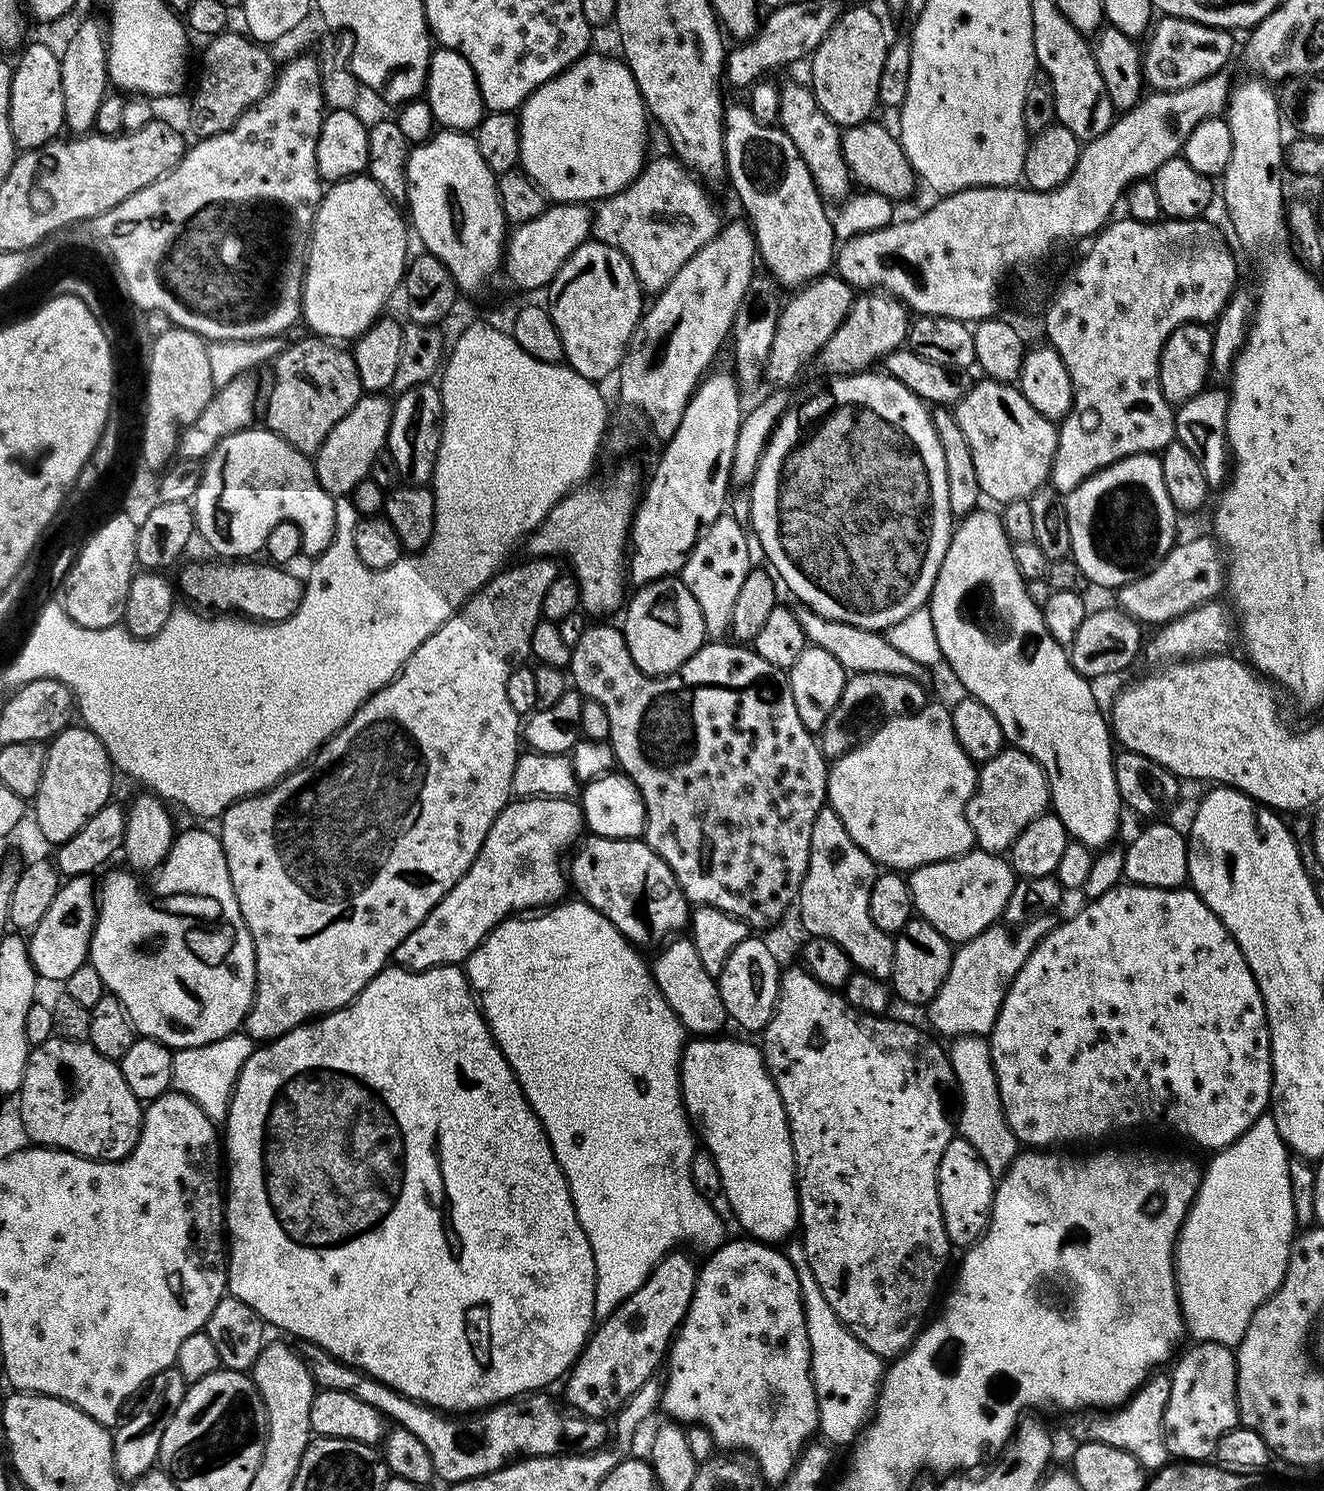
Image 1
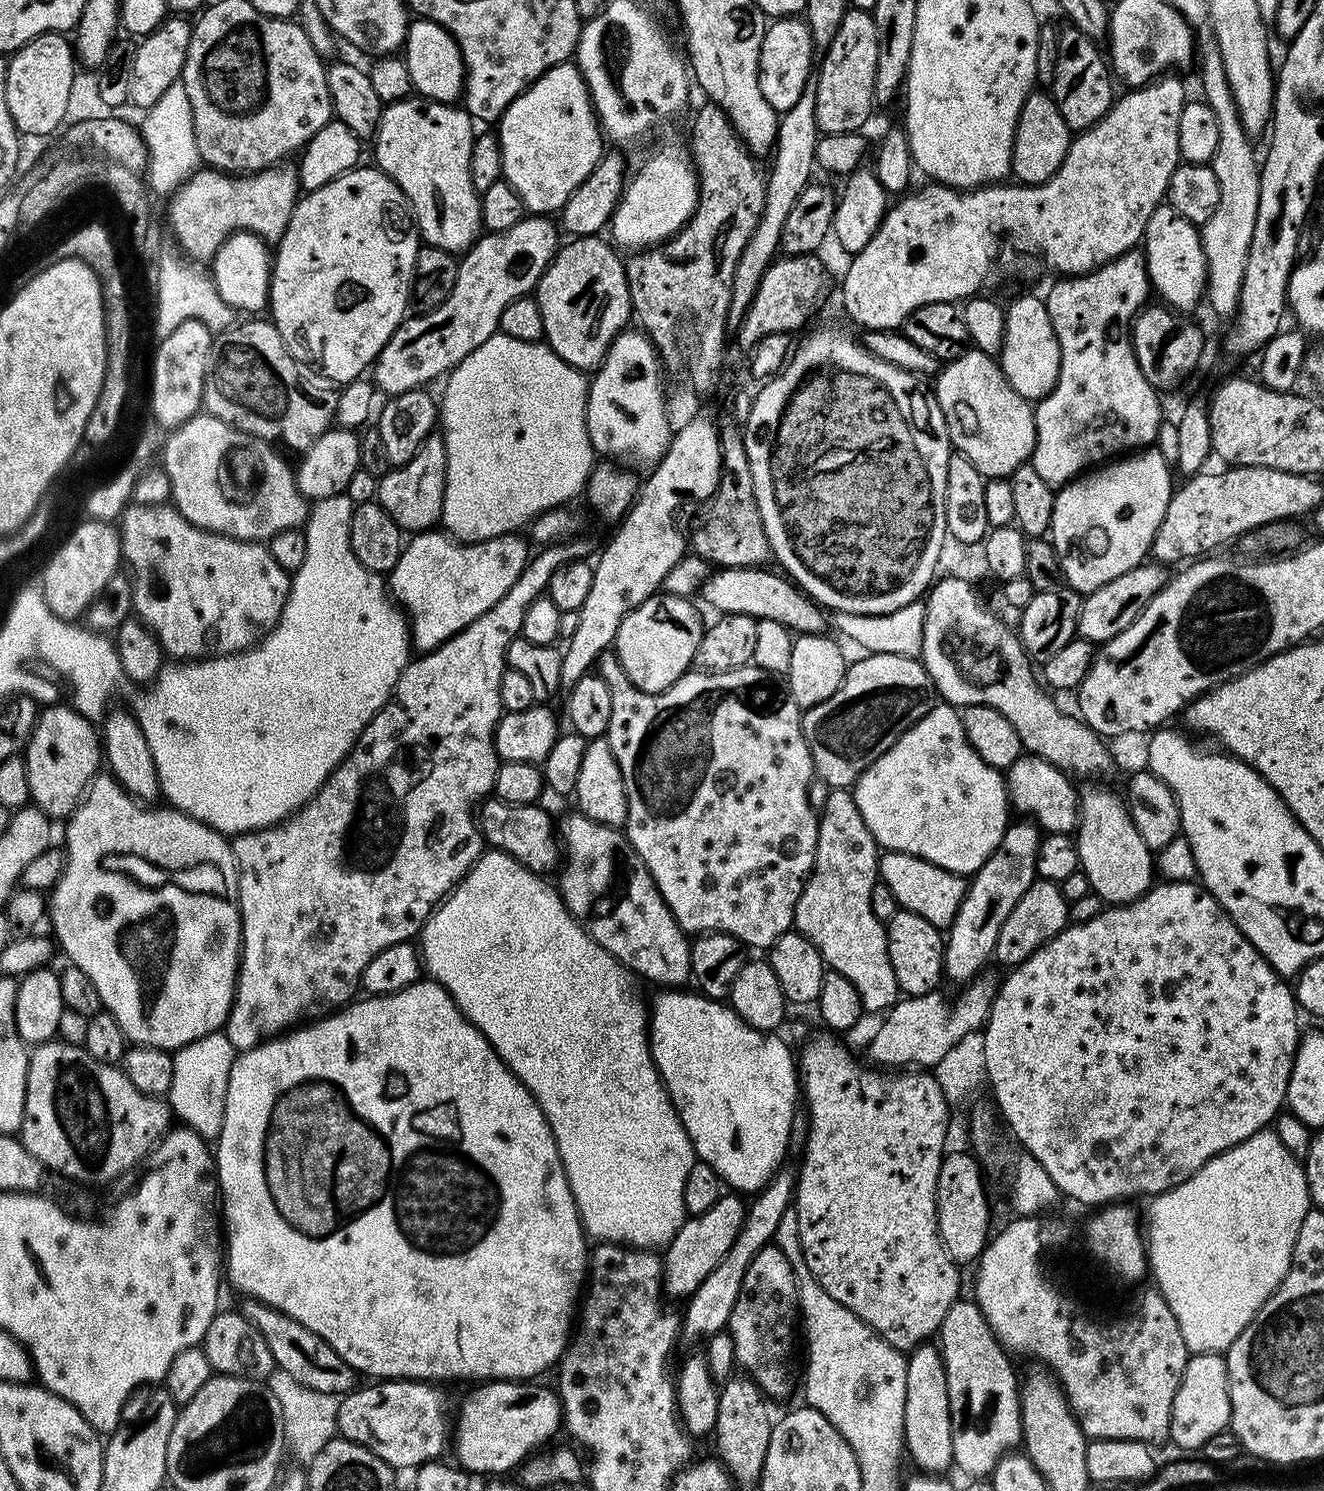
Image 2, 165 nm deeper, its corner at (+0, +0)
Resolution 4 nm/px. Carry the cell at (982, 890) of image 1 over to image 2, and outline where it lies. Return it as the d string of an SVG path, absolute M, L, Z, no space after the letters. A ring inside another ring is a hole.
M885 851L879 857L878 876L886 886L890 886L897 905L903 911L918 914L926 918L926 922L941 930L951 928L952 920L958 914L964 896L968 893L965 877L957 872L942 870L922 858L901 852Z

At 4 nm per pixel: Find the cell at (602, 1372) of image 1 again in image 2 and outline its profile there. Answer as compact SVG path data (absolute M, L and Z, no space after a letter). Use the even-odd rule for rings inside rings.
M736 1194L721 1195L710 1210L700 1216L688 1216L684 1225L674 1234L674 1238L666 1245L662 1252L662 1288L672 1296L687 1298L692 1291L703 1282L706 1274L726 1258L726 1250L734 1246L734 1238L738 1238L738 1230L744 1221L746 1211L745 1201Z

